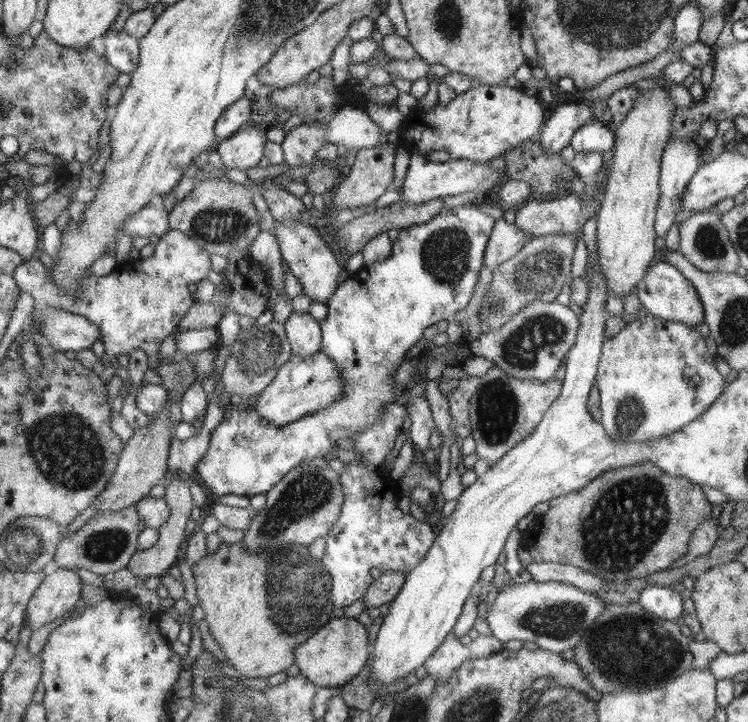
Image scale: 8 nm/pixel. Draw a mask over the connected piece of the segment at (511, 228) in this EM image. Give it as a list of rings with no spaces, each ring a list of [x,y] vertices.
[[[510,217],[496,220],[484,256],[485,267],[490,271],[512,259],[535,236],[521,230]]]

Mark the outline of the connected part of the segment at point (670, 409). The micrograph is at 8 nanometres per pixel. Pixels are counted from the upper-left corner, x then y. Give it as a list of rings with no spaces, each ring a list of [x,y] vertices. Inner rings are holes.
[[[650,313],[634,318],[613,338],[603,342],[600,364],[596,375],[596,387],[600,395],[601,420],[606,434],[614,442],[654,442],[670,436],[688,426],[716,402],[724,386],[724,377],[716,368],[716,362],[708,352],[705,338],[682,322],[672,322],[654,317]],[[686,366],[694,368],[695,376],[684,375]]]

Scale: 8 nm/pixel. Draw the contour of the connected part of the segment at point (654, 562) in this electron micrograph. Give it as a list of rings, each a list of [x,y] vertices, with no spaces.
[[[650,461],[629,467],[600,473],[595,481],[580,490],[549,501],[549,509],[537,516],[532,527],[534,542],[529,551],[534,561],[568,563],[606,579],[609,582],[625,582],[669,569],[678,558],[688,555],[692,532],[712,517],[712,505],[702,486],[685,477],[670,475]]]

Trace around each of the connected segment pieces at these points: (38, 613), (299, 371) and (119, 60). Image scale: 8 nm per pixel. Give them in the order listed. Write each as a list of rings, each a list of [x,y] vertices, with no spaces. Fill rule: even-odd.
[[[58,568],[52,574],[45,575],[42,584],[38,586],[32,600],[26,606],[26,624],[24,626],[30,626],[32,632],[34,632],[42,628],[43,624],[63,617],[66,613],[78,607],[82,601],[80,594],[82,594],[82,580],[75,569]]]
[[[321,351],[314,357],[298,357],[293,355],[285,362],[274,376],[274,380],[256,396],[254,410],[261,420],[272,426],[284,426],[304,415],[314,413],[342,397],[342,380],[336,364]]]
[[[123,30],[117,33],[108,31],[103,43],[106,46],[107,61],[121,74],[132,74],[138,66],[139,40]]]

